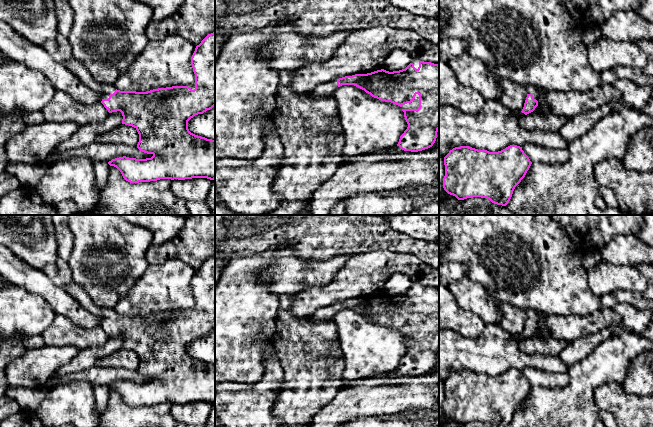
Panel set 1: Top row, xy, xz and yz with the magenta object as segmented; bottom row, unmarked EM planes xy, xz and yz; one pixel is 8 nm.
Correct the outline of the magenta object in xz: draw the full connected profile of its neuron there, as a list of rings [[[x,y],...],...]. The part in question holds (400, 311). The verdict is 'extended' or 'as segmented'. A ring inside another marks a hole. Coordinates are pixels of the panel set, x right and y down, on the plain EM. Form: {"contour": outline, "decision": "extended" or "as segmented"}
{"contour": [[[412,283],[402,294],[389,296],[384,293],[367,298],[355,298],[318,308],[310,318],[314,321],[331,320],[342,309],[354,309],[372,321],[391,326],[402,332],[407,353],[400,360],[397,370],[404,375],[418,376],[433,370],[439,354],[439,289]]], "decision": "extended"}

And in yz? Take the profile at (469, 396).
{"contour": [[[517,369],[498,376],[455,371],[444,381],[443,412],[458,424],[481,421],[492,427],[508,427],[531,388]]], "decision": "as segmented"}

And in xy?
{"contour": [[[215,256],[208,258],[195,272],[191,281],[195,306],[190,309],[158,312],[147,316],[120,315],[114,309],[98,307],[73,280],[63,285],[63,288],[87,311],[102,318],[101,327],[109,337],[122,337],[122,348],[134,351],[139,358],[137,372],[153,379],[146,383],[123,380],[109,385],[108,388],[116,391],[126,405],[139,407],[160,403],[215,403],[215,364],[195,359],[188,353],[191,342],[215,330]]], "decision": "extended"}

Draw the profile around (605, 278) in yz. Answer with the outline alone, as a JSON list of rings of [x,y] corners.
[[[601,260],[587,270],[590,290],[597,296],[623,290],[643,294],[647,288],[646,278],[633,266],[618,266]]]

